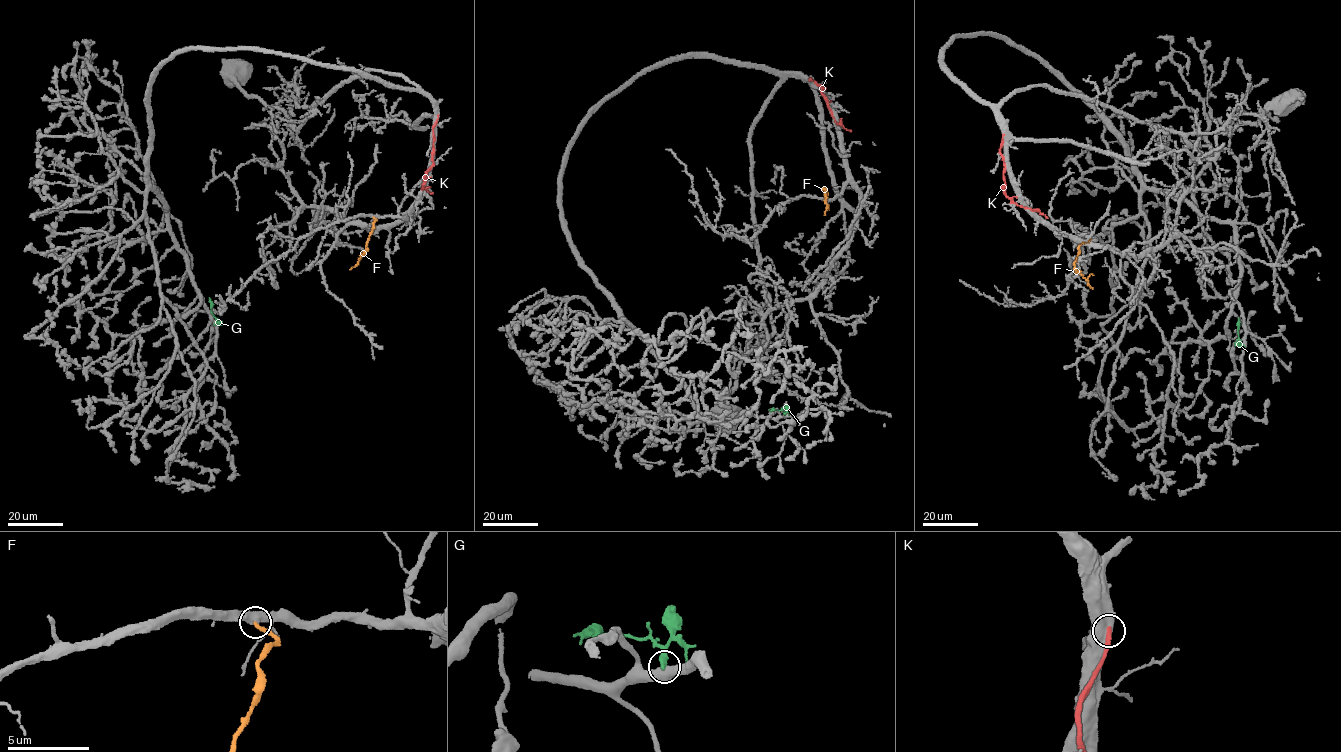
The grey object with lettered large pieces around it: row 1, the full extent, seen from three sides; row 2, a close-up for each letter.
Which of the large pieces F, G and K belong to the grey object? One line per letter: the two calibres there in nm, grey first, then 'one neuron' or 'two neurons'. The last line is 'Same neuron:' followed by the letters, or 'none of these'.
F: calibres 280 and 220 nm; one neuron
G: calibres 550 and 400 nm; two neurons
K: calibres 800 and 280 nm; two neurons
Same neuron: F

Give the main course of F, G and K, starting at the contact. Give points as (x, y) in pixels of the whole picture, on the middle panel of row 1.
F: (824, 197), (827, 194), (823, 188), (827, 206), (824, 215)
G: (785, 415), (782, 410), (769, 410)
K: (810, 78), (825, 87), (822, 93), (834, 120), (851, 130)

